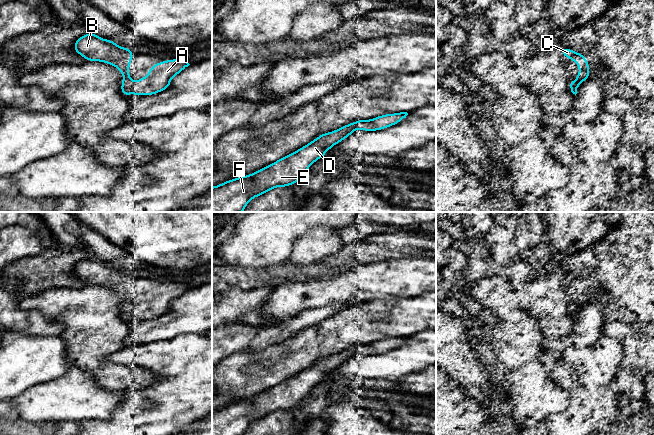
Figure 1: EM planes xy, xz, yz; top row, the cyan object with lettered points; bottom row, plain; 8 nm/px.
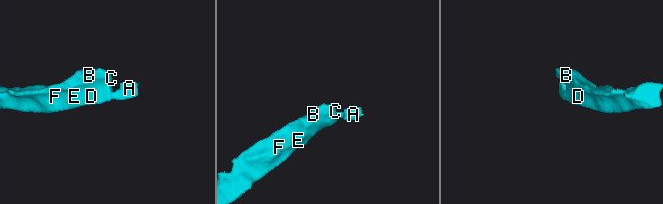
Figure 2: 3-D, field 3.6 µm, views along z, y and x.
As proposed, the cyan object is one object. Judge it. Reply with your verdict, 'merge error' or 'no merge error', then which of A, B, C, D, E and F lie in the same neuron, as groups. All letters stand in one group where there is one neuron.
no merge error; A B C D E F

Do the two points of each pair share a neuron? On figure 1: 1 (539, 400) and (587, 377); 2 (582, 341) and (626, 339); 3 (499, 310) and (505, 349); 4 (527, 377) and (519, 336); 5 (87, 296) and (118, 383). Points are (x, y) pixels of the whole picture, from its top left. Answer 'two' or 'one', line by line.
1: two
2: two
3: one
4: two
5: one

